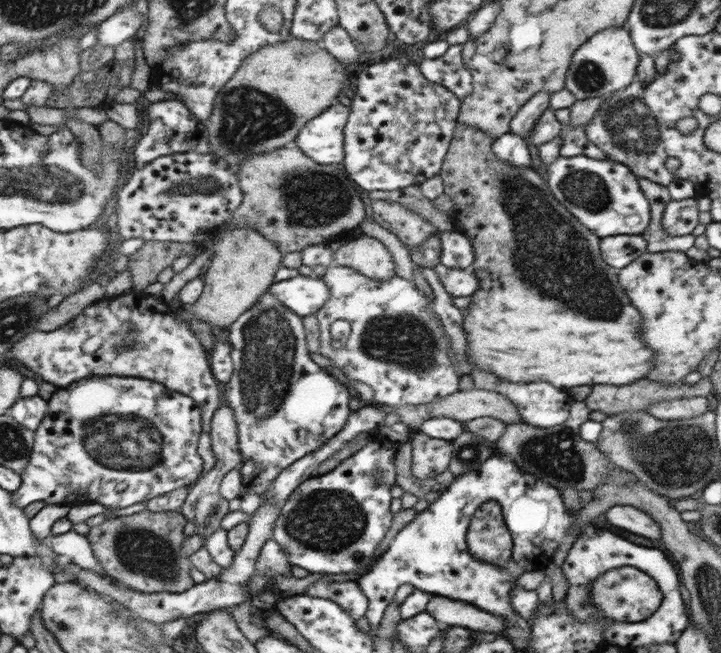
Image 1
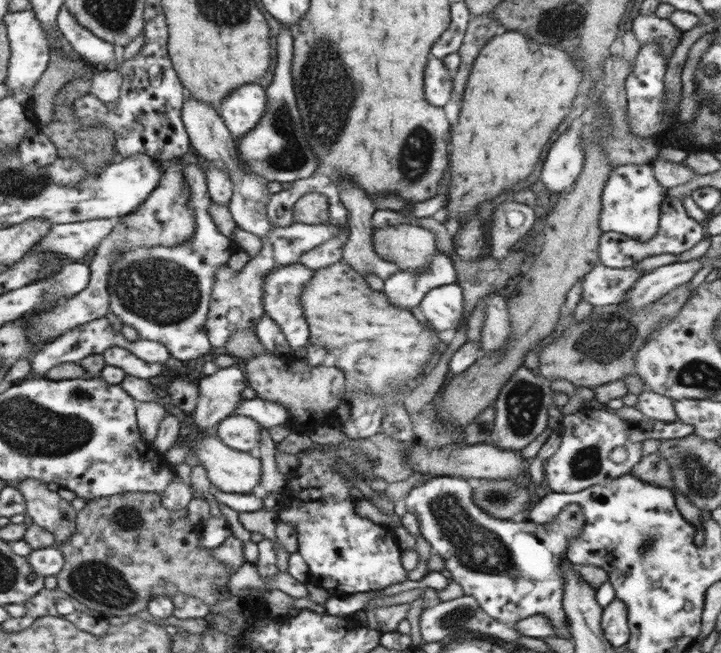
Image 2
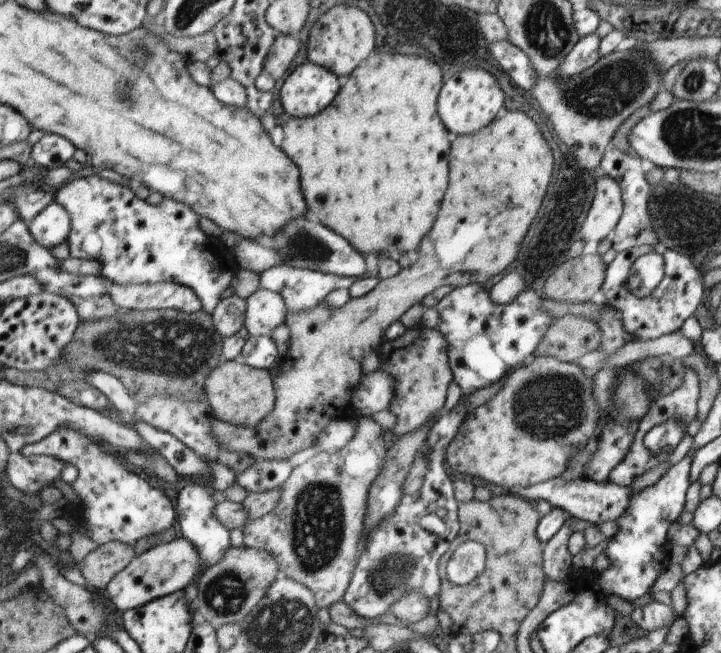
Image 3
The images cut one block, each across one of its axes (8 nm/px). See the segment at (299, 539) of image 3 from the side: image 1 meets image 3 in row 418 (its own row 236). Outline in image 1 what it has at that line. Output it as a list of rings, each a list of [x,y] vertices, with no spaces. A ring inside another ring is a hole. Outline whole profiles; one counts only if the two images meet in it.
[[[364,233],[346,244],[335,246],[333,262],[356,269],[370,278],[384,280],[396,275],[392,252],[383,241]]]

